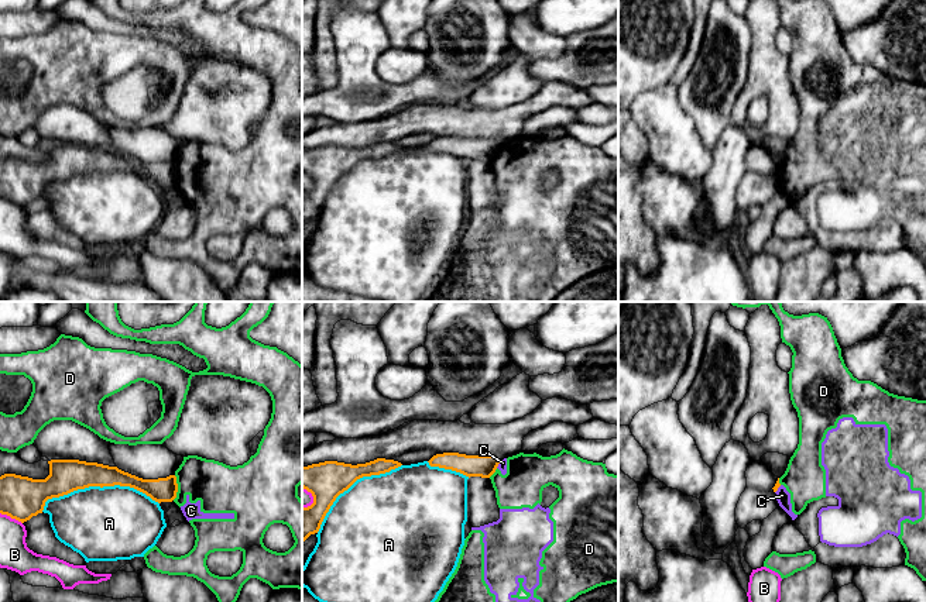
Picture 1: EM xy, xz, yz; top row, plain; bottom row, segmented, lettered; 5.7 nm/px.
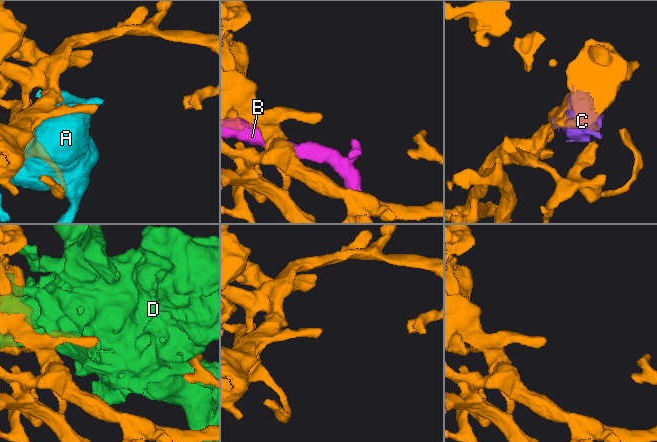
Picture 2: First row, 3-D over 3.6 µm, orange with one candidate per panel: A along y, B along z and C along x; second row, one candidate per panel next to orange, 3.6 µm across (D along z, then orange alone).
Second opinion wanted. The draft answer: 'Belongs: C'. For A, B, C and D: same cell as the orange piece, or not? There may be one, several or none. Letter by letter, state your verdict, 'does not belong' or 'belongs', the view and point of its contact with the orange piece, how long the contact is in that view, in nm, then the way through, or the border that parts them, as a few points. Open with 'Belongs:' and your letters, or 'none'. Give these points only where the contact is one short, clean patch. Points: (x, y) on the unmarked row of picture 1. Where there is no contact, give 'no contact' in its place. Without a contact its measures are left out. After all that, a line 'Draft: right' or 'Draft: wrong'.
Belongs: none
A: does not belong; contact xy (98, 169); length 650 nm
B: does not belong; contact xy (11, 202); length 140 nm
C: does not belong; contact xz (498, 147); length 50 nm; border xz (500, 144), (496, 151)
D: does not belong; contact xy (177, 172); length 140 nm
Draft: wrong

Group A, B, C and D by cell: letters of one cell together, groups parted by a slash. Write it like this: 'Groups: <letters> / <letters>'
Groups: A / B / C D

